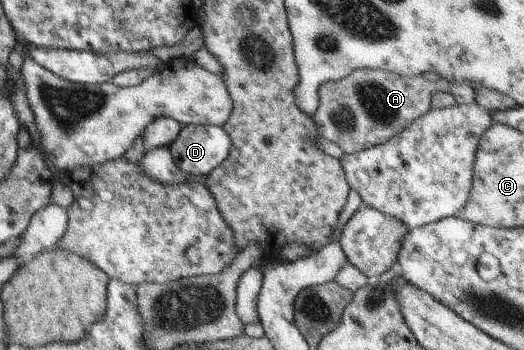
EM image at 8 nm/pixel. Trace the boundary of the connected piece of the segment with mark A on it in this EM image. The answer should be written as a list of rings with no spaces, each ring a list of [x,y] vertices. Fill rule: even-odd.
[[[357,69],[357,72],[351,72],[345,79],[325,83],[320,88],[320,105],[314,113],[313,122],[321,137],[335,142],[346,154],[355,154],[355,152],[386,144],[409,124],[416,123],[421,116],[432,110],[432,100],[437,92],[449,92],[458,104],[473,106],[476,104],[474,89],[475,87],[467,82],[445,83],[441,79],[437,82],[430,82],[422,75],[400,76],[379,69]]]

